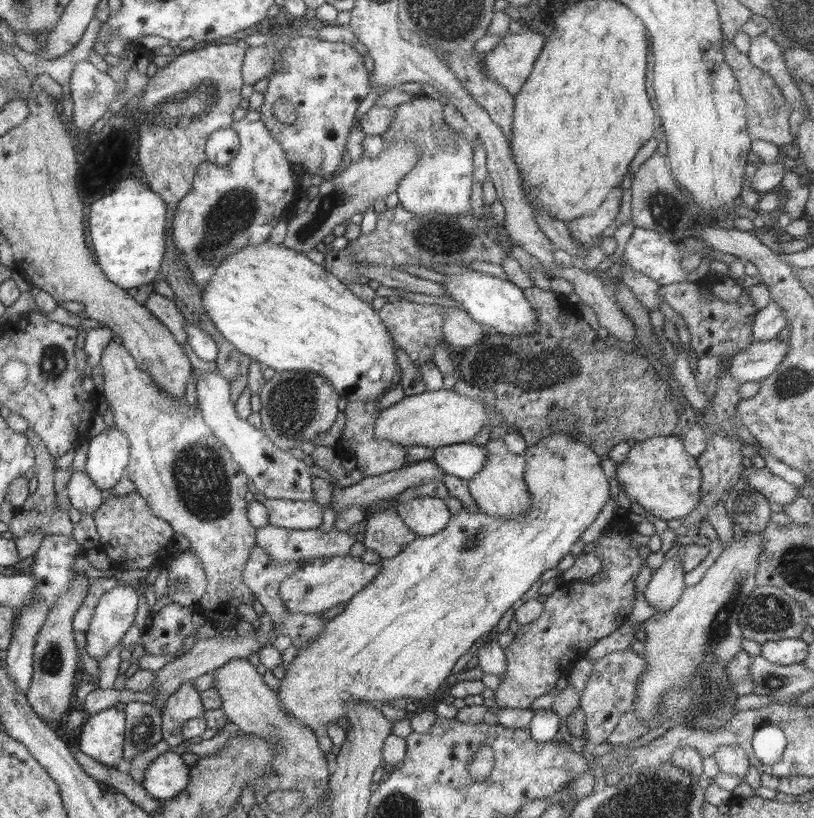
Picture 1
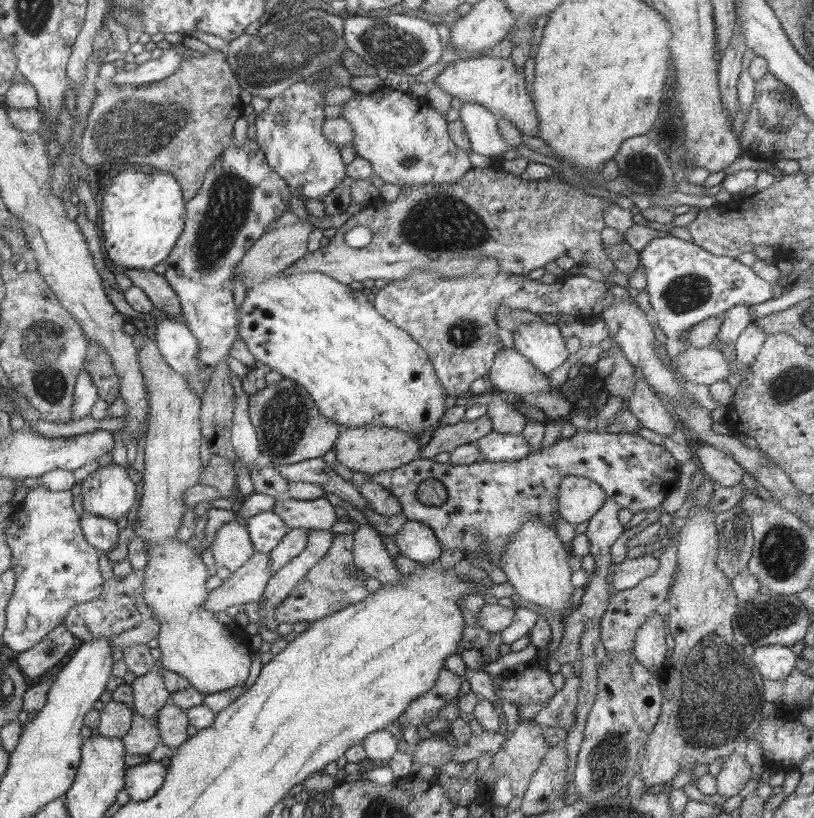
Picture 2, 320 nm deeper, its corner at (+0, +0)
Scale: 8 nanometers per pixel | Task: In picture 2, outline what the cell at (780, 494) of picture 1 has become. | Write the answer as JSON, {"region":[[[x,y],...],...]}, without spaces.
{"region":[[[697,440],[694,450],[700,460],[701,469],[718,486],[734,486],[740,483],[745,470],[733,458],[707,442]]]}

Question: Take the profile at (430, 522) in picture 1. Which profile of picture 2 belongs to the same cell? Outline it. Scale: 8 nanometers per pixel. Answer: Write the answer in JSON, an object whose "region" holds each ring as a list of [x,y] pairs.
{"region":[[[407,520],[393,539],[401,554],[419,563],[437,562],[443,551],[433,530],[415,520]]]}

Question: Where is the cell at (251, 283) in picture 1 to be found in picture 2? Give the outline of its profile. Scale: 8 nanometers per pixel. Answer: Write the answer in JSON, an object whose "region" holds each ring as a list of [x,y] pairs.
{"region":[[[308,272],[290,276],[274,275],[264,282],[253,284],[250,288],[247,288],[245,293],[246,298],[242,302],[240,312],[238,312],[241,318],[238,334],[240,334],[258,362],[266,364],[270,370],[277,371],[283,378],[289,378],[300,386],[304,386],[309,391],[314,403],[317,404],[321,415],[330,422],[345,426],[346,429],[360,428],[361,426],[387,426],[388,428],[397,428],[402,432],[419,432],[419,430],[423,431],[429,426],[436,428],[438,421],[442,420],[444,414],[448,412],[448,408],[444,404],[446,403],[447,390],[439,379],[434,362],[431,361],[429,354],[410,333],[390,322],[375,306],[372,306],[366,300],[367,296],[364,296],[362,291],[354,292],[354,290],[348,288],[348,285],[338,282],[336,278],[332,278],[330,275]]]}

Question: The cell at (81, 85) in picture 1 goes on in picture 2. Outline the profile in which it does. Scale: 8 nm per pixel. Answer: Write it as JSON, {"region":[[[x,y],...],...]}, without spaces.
{"region":[[[164,49],[162,55],[158,59],[150,59],[145,63],[138,65],[136,69],[126,72],[119,70],[111,82],[117,85],[129,84],[140,86],[158,82],[168,78],[174,71],[180,68],[181,62],[185,59],[178,50]]]}

